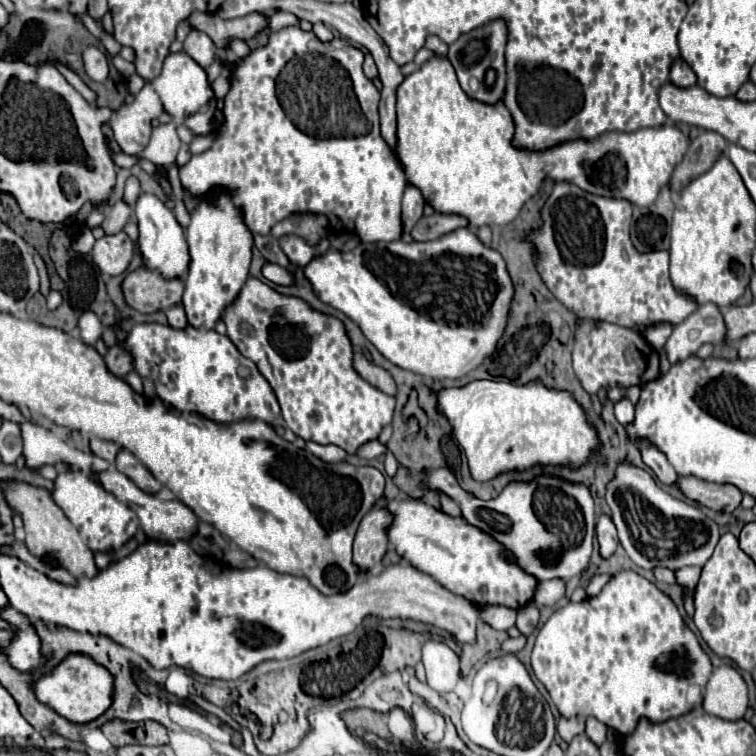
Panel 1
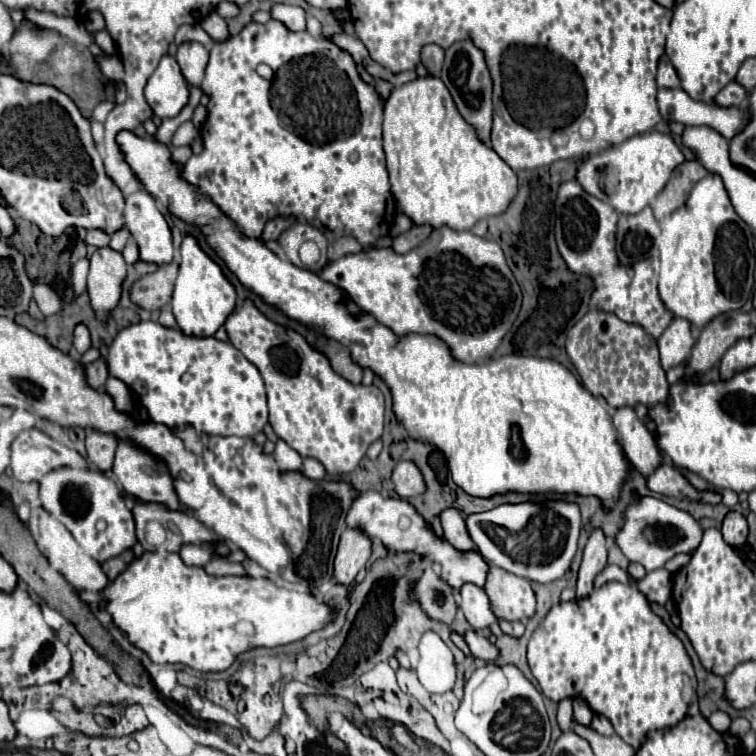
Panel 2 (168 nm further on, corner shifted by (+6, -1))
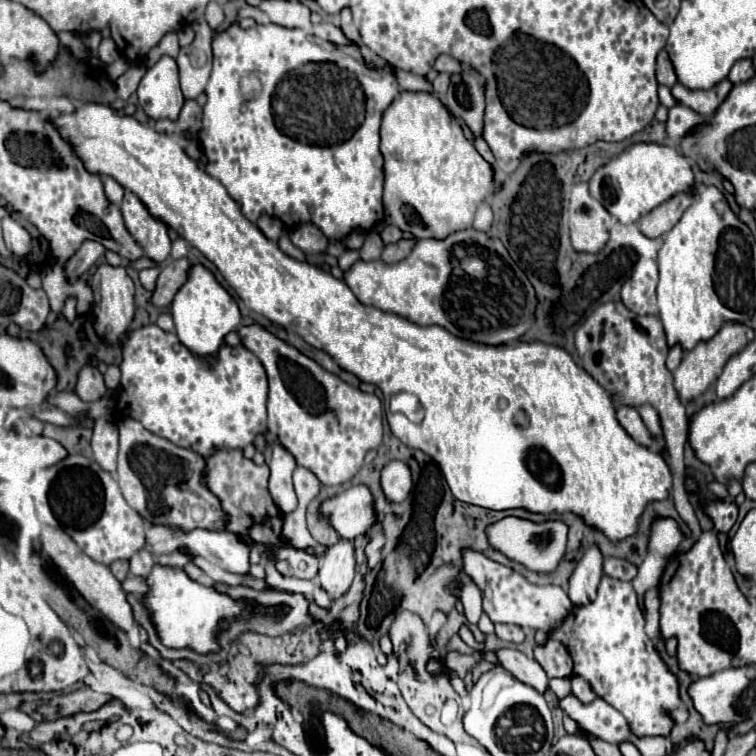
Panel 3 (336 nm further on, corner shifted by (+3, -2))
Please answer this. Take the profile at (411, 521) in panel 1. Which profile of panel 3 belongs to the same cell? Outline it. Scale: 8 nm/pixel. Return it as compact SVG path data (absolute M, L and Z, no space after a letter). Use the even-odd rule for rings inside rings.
M363 484L351 486L349 490L329 498L323 502L321 510L339 536L347 540L355 540L357 536L367 534L379 522L373 494Z

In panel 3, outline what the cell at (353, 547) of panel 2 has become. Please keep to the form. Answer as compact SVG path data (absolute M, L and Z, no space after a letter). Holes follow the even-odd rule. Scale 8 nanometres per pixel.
M351 540L333 544L321 560L319 580L325 592L345 594L355 578L355 546Z

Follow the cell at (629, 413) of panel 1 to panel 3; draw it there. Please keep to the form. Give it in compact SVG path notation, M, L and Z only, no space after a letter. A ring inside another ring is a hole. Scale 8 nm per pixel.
M619 406L617 408L617 420L627 430L627 434L631 438L641 442L643 446L651 446L653 444L653 438L651 438L649 430L645 428L645 424L643 424L643 420L641 420L641 416L639 416L639 412L635 408L631 408L631 406Z

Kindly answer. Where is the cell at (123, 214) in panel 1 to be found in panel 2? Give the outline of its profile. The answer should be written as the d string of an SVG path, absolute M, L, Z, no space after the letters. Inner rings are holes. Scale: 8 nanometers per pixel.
M88 231L86 233L86 245L94 245L94 247L106 247L110 243L110 237L106 233L100 231Z

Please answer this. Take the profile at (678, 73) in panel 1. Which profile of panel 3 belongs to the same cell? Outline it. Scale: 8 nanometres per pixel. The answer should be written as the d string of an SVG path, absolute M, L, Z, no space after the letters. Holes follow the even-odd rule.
M661 52L657 56L657 82L663 86L669 86L669 88L677 84L677 76L671 66L671 60L667 58L667 52Z

